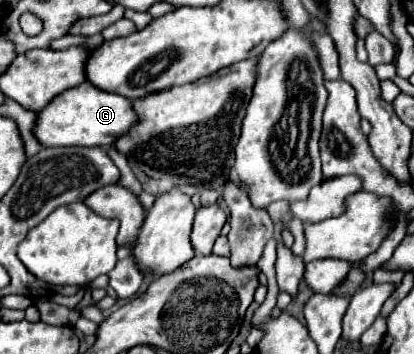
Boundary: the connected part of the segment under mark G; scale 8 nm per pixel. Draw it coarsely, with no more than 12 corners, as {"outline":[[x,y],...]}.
{"outline":[[81,83],[37,113],[45,147],[109,147],[133,101]]}

